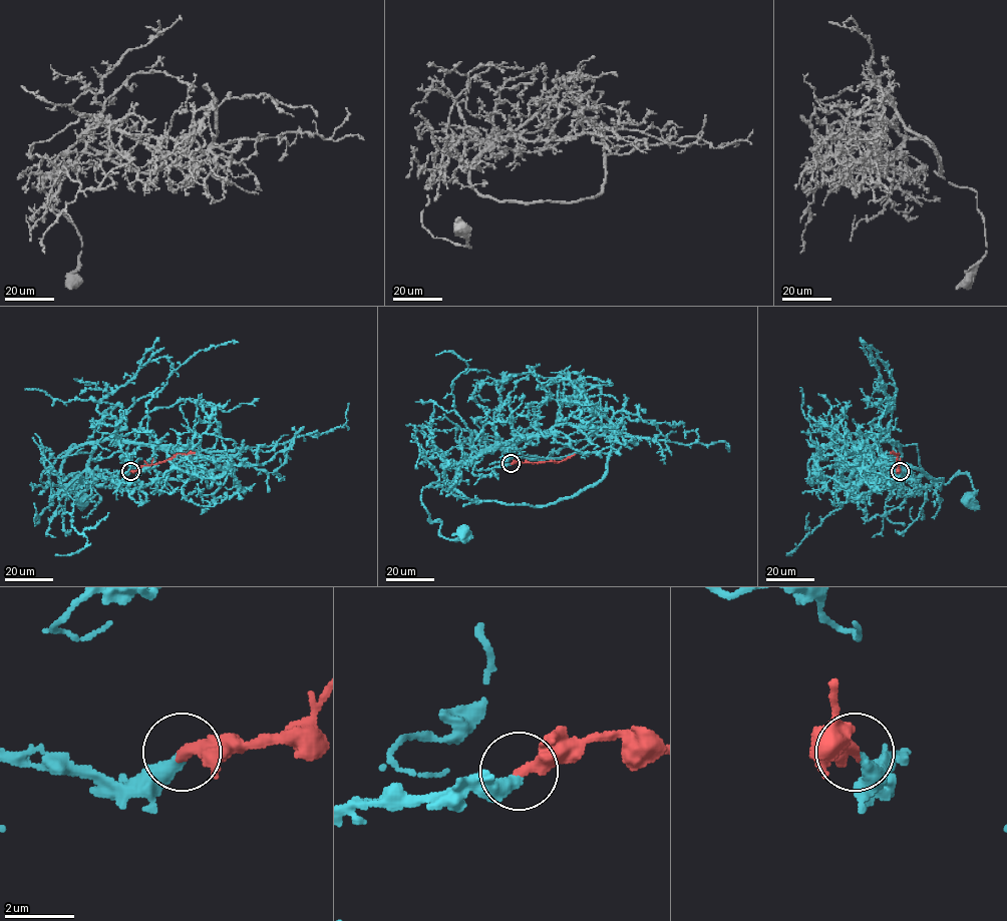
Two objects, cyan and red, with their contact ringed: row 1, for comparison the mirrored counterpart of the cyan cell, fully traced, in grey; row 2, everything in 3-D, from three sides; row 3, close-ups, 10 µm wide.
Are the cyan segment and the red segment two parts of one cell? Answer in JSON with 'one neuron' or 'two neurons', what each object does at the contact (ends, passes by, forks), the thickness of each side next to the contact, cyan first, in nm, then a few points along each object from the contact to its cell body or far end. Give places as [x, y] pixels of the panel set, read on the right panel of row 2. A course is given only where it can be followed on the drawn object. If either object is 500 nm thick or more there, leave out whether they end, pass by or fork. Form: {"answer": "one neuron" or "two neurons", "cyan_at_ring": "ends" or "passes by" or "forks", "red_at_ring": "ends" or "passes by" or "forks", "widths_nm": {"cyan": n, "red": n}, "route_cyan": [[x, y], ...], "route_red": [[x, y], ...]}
{"answer": "one neuron", "cyan_at_ring": "ends", "red_at_ring": "ends", "widths_nm": {"cyan": 360, "red": 400}, "route_cyan": [[900, 471], [894, 444], [917, 445], [932, 479], [969, 476], [969, 499]], "route_red": [[900, 471], [898, 453], [890, 453]]}

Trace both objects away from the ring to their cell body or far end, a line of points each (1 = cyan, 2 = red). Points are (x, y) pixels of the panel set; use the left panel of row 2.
1: (130, 471), (93, 473), (93, 446), (72, 445), (40, 479), (60, 473), (60, 485), (82, 499)
2: (130, 471), (165, 461), (177, 453), (195, 453)

